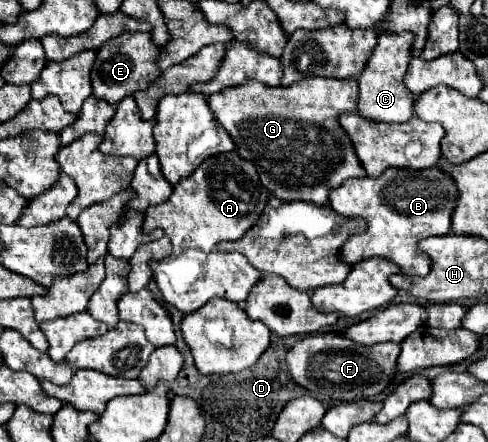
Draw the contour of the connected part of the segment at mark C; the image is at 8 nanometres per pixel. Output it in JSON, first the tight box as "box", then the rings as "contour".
{"box":[358,32,414,124],"contour":[[[380,32],[378,34],[378,44],[372,50],[370,58],[366,60],[364,70],[358,78],[360,116],[368,116],[368,120],[388,120],[390,124],[404,122],[414,116],[412,112],[414,94],[410,94],[402,84],[402,76],[406,74],[406,68],[410,62],[412,42],[414,42],[414,36],[410,32]]]}

